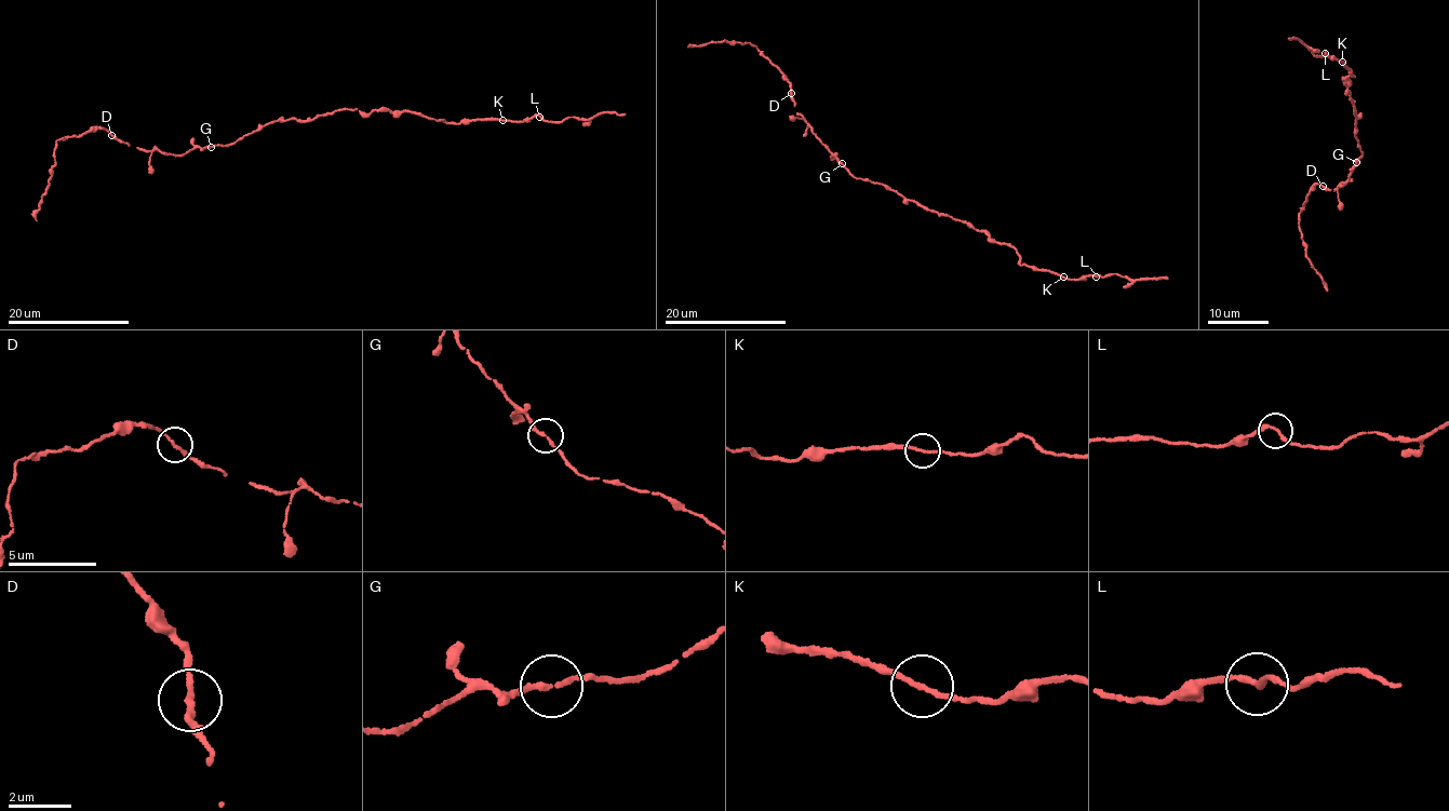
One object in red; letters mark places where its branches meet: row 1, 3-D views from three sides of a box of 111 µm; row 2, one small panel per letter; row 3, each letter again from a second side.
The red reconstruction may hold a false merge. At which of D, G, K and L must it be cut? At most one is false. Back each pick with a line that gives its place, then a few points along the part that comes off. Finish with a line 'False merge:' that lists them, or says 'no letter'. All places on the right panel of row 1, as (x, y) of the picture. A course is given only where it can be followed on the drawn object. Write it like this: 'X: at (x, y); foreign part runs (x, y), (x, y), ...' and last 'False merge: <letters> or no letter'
False merge: no letter

